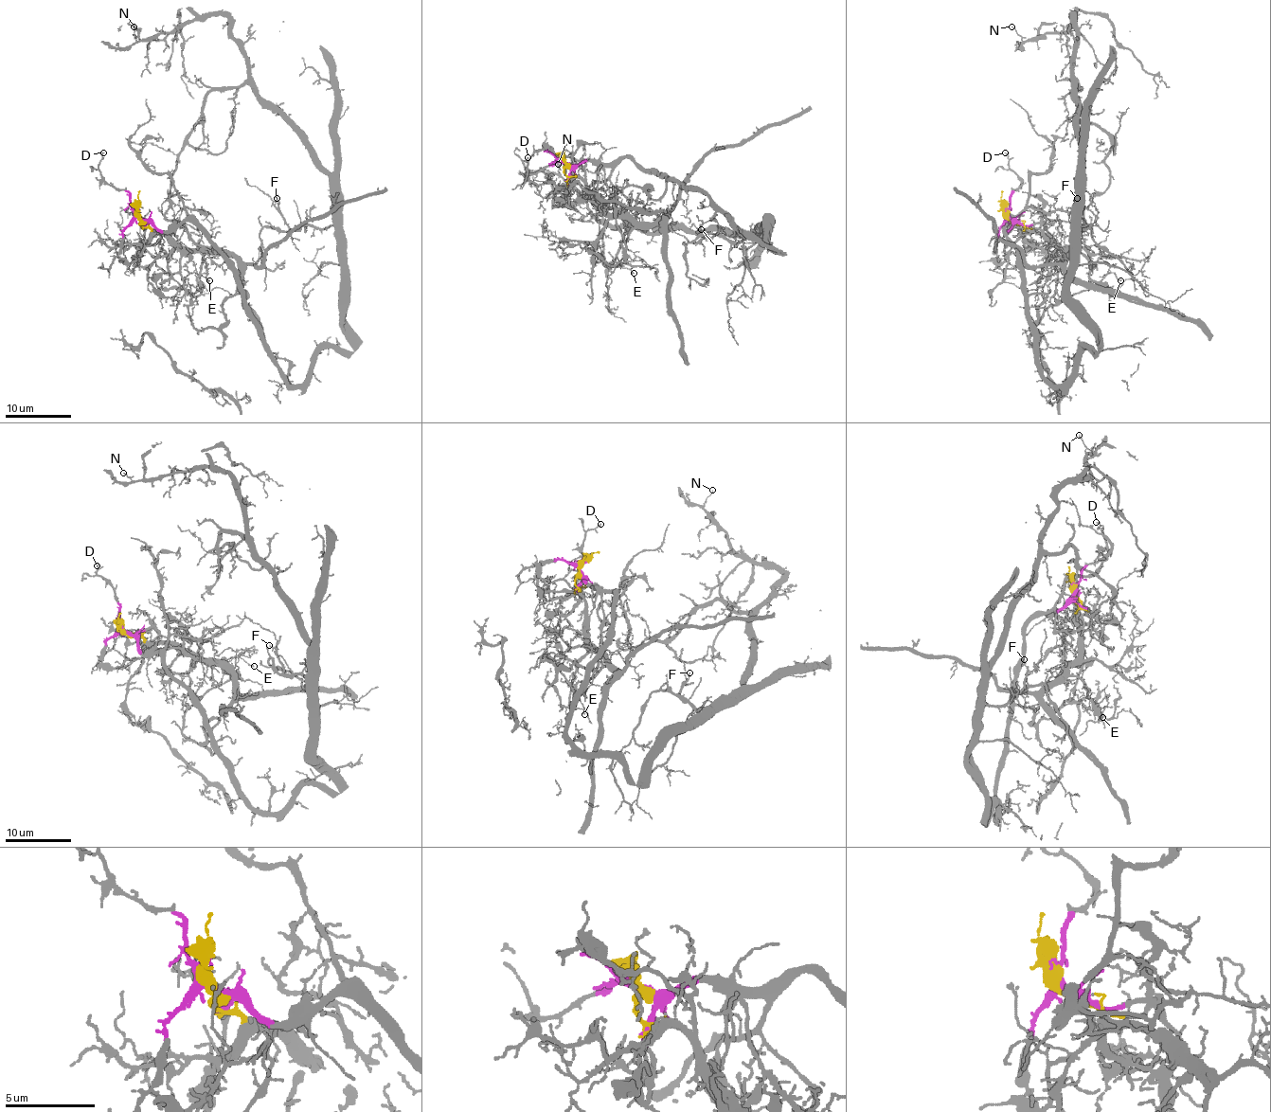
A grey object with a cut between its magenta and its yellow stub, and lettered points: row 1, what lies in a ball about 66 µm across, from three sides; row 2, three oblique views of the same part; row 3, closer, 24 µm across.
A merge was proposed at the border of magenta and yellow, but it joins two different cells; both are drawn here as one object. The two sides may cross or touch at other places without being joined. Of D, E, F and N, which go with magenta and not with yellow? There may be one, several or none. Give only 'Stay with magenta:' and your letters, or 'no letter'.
Stay with magenta: D, F, N

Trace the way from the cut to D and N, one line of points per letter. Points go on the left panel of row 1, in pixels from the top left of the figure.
D: (138, 216), (129, 194), (105, 181), (98, 166), (104, 152)
N: (138, 216), (205, 236), (291, 385), (353, 349), (333, 179), (229, 21), (134, 26)

